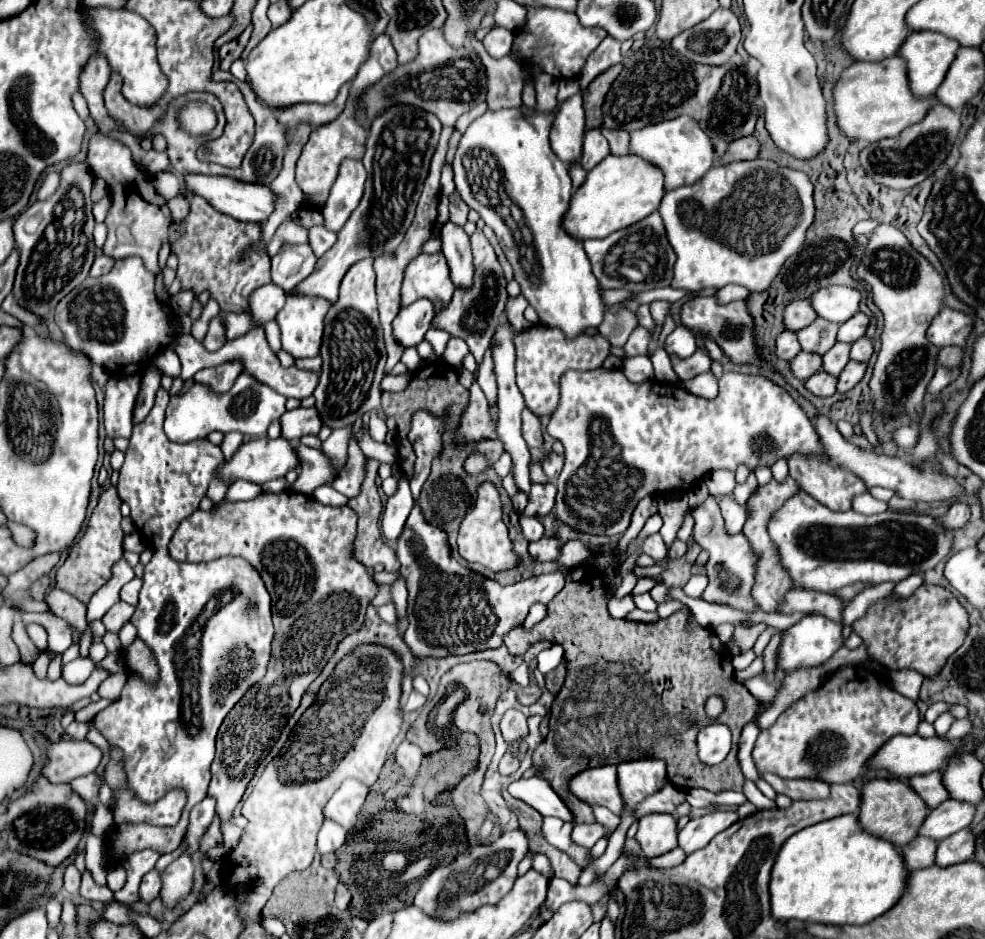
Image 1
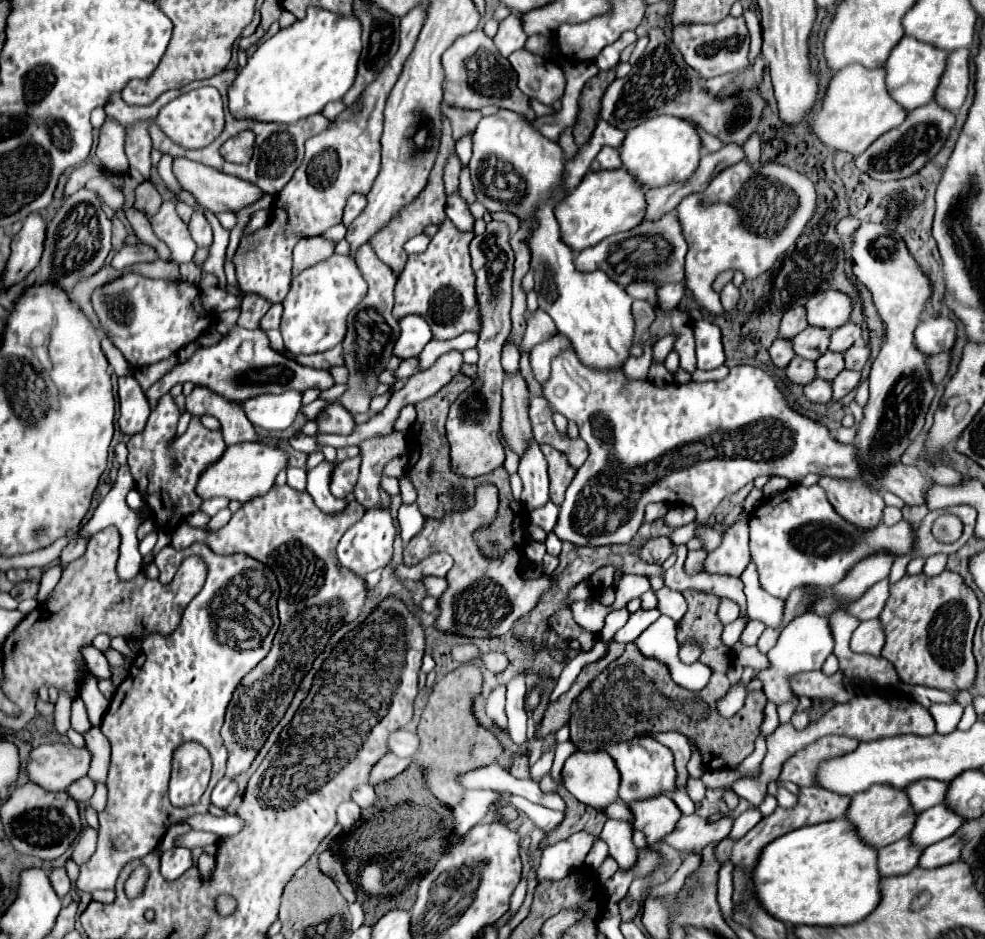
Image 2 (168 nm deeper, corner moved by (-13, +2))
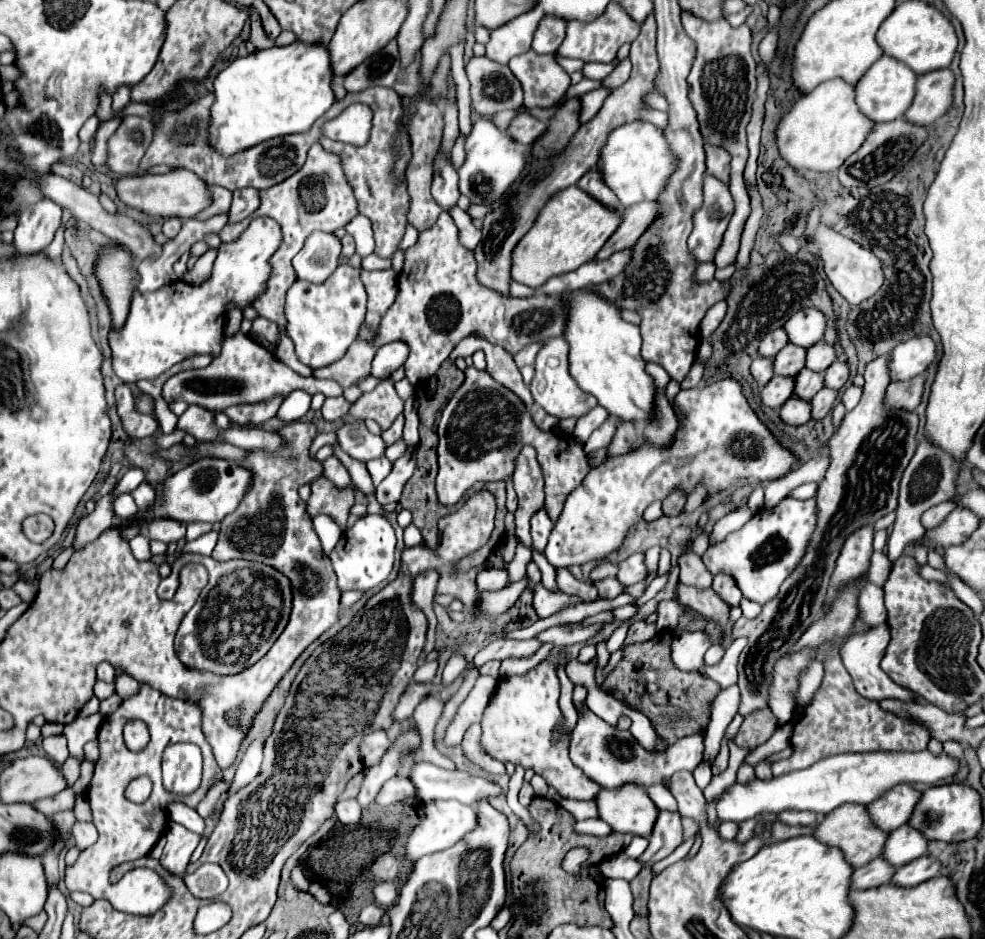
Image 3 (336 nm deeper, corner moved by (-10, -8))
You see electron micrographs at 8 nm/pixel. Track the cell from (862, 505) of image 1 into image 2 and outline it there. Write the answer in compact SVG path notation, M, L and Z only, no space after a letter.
M885 506L883 508L883 522L885 524L895 524L895 522L899 522L903 518L903 514L901 514L901 508L895 508L895 506Z

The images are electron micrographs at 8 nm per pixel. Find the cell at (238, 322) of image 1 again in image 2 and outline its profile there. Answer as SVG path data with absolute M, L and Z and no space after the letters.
M273 304L273 306L269 308L269 312L263 316L259 328L261 328L263 332L273 330L273 328L279 328L279 322L281 322L281 310L283 310L281 304Z

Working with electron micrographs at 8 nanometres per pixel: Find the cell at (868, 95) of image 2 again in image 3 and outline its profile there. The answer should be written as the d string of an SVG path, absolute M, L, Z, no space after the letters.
M828 80L798 98L782 116L776 128L776 144L780 156L794 170L834 172L862 146L872 126L874 122L862 116L854 102L854 86L846 84L844 80Z

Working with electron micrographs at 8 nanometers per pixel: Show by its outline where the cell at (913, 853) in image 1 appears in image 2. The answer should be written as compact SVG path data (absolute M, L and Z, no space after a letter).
M907 838L893 842L885 848L879 850L879 870L883 876L897 876L911 872L913 868L919 866L919 856L923 850L917 850L913 842Z

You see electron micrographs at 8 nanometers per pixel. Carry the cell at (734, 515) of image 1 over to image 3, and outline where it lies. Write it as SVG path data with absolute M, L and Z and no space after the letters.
M718 574L714 576L714 582L712 582L712 590L730 606L740 606L740 600L742 600L742 592L738 590L736 582L732 576L726 576L726 574Z

